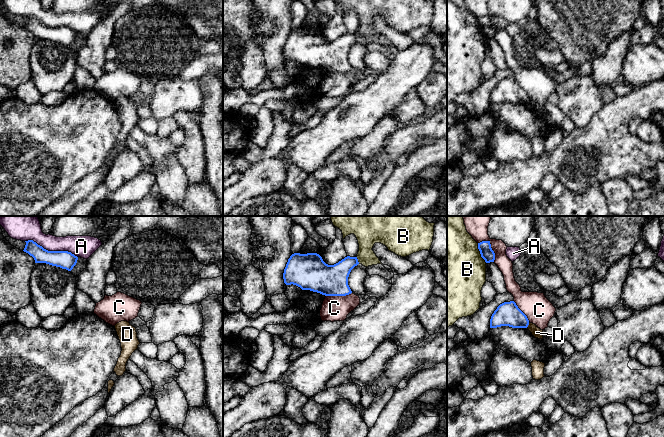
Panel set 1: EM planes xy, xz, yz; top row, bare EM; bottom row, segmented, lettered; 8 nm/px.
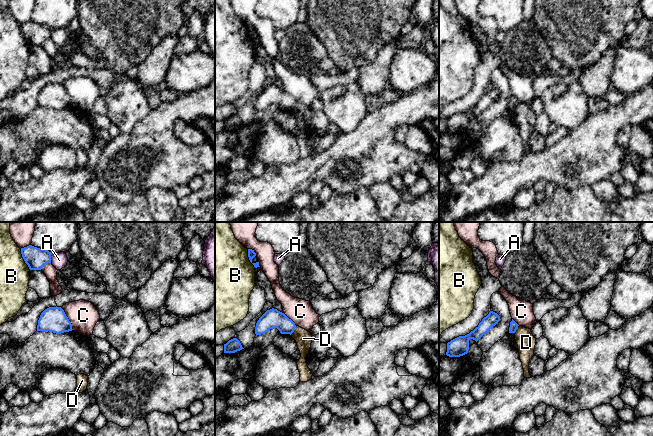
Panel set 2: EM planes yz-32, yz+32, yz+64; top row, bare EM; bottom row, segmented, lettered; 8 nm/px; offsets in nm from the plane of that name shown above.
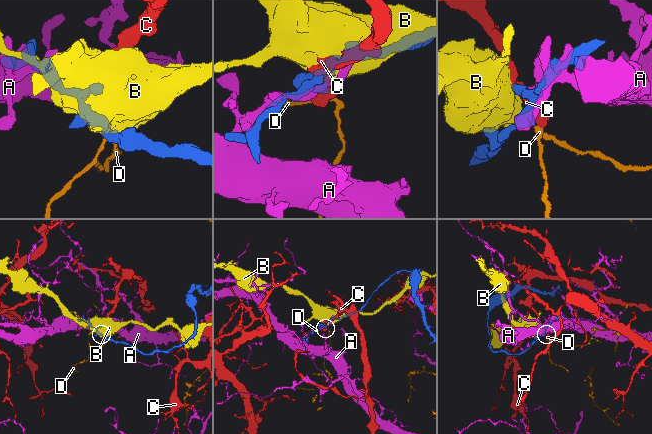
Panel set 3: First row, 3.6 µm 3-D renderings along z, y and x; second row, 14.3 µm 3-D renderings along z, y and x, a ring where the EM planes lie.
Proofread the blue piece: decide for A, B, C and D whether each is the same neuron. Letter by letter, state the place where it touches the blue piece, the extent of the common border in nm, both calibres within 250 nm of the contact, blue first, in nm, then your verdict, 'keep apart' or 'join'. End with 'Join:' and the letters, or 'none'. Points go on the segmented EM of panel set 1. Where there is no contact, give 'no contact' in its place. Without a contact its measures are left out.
A: meets blue in xy at (51, 251); contact 440 nm long; 140 nm thick on the blue side, 180 nm on the other; keep apart
B: meets blue in yz at (480, 253); contact 180 nm long; 100 nm thick on the blue side, 500 nm on the other; keep apart
C: meets blue in yz at (490, 246); contact 200 nm long; 100 nm thick on the blue side, 200 nm on the other; keep apart
D: meets blue in yz at (528, 324); contact 50 nm long; 190 nm thick on the blue side, 80 nm on the other; keep apart
Join: none

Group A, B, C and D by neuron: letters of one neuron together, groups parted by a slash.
A / B / C / D

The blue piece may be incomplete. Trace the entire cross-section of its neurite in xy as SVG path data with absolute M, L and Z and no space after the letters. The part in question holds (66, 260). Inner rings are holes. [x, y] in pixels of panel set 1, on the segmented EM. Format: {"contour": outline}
{"contour": "M33 240L25 241L24 252L35 260L35 263L46 263L71 271L76 265L78 257L68 251L48 251Z"}

